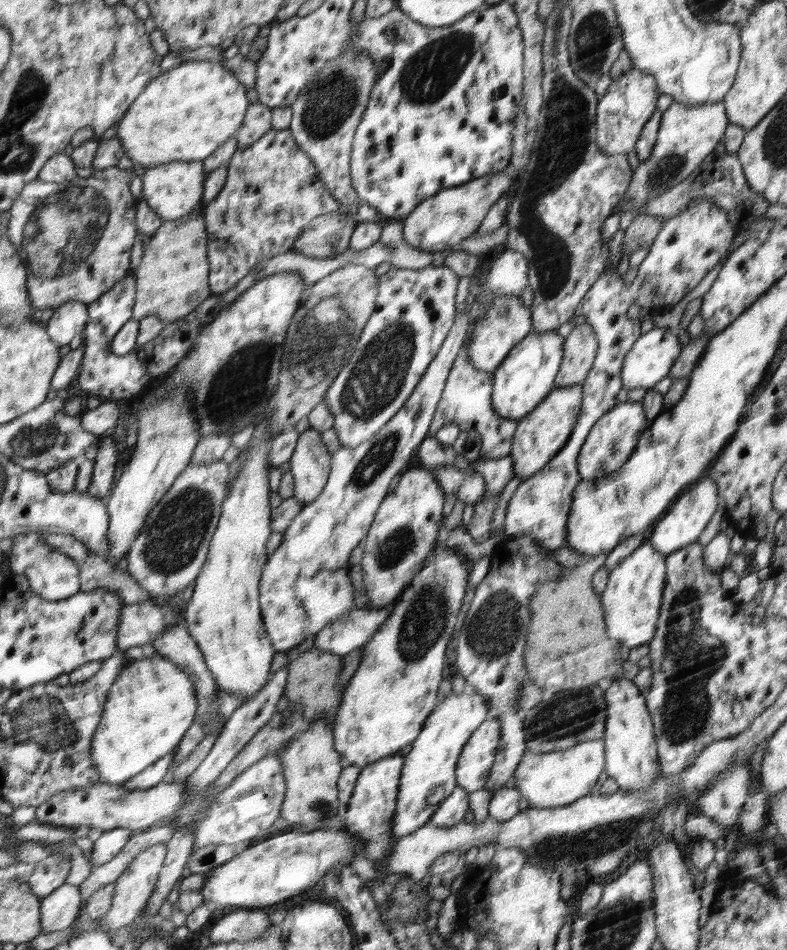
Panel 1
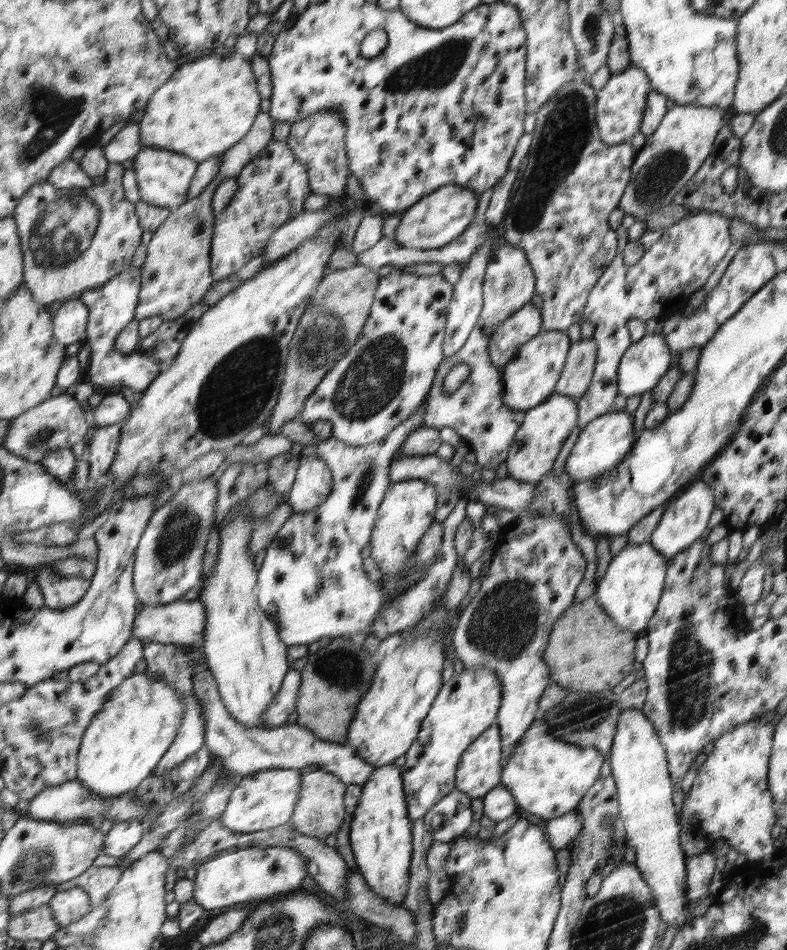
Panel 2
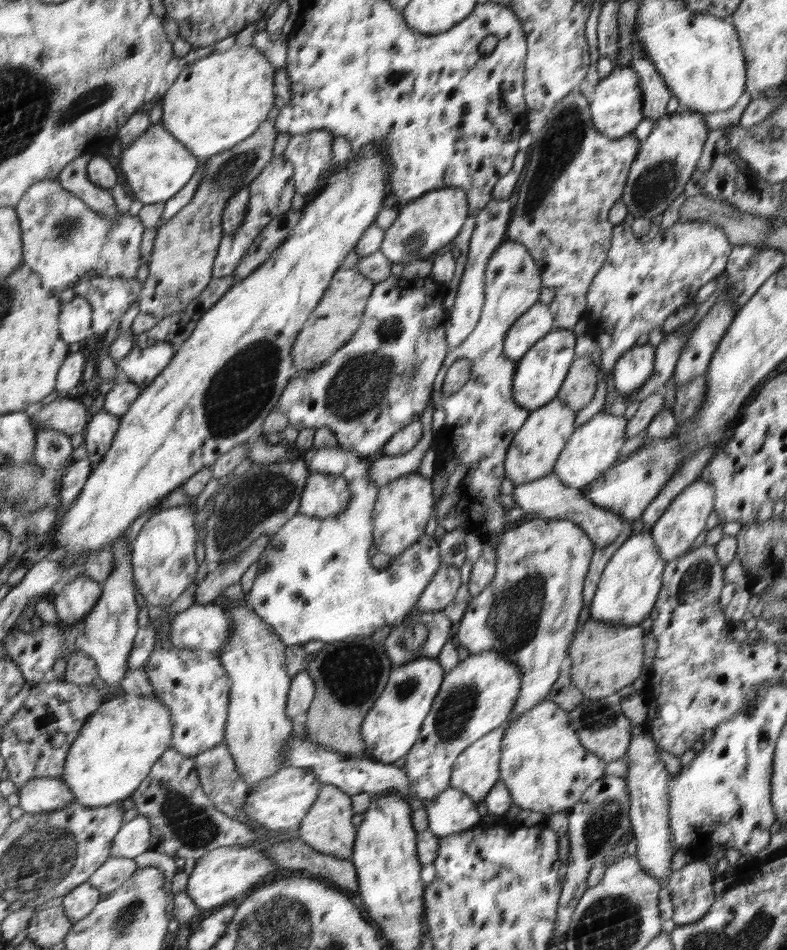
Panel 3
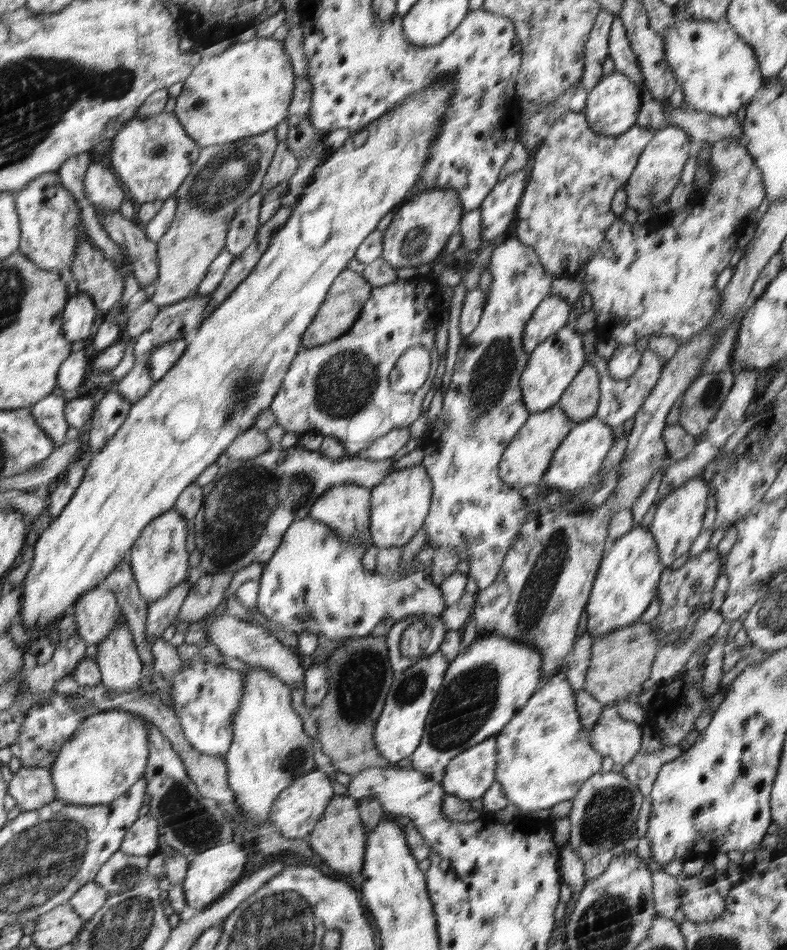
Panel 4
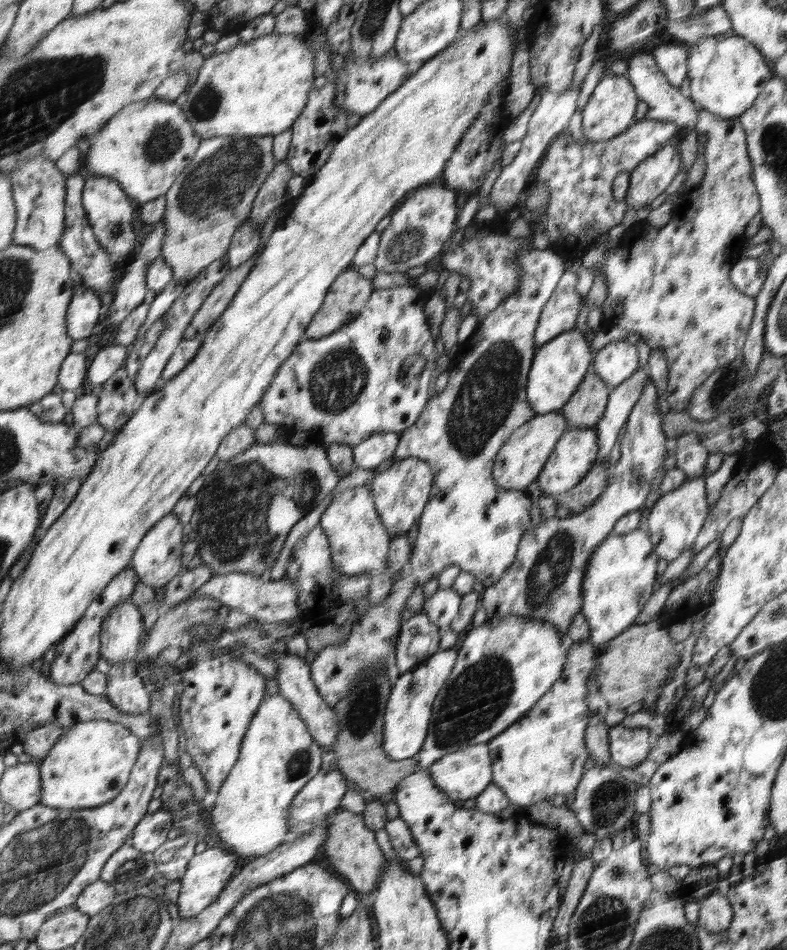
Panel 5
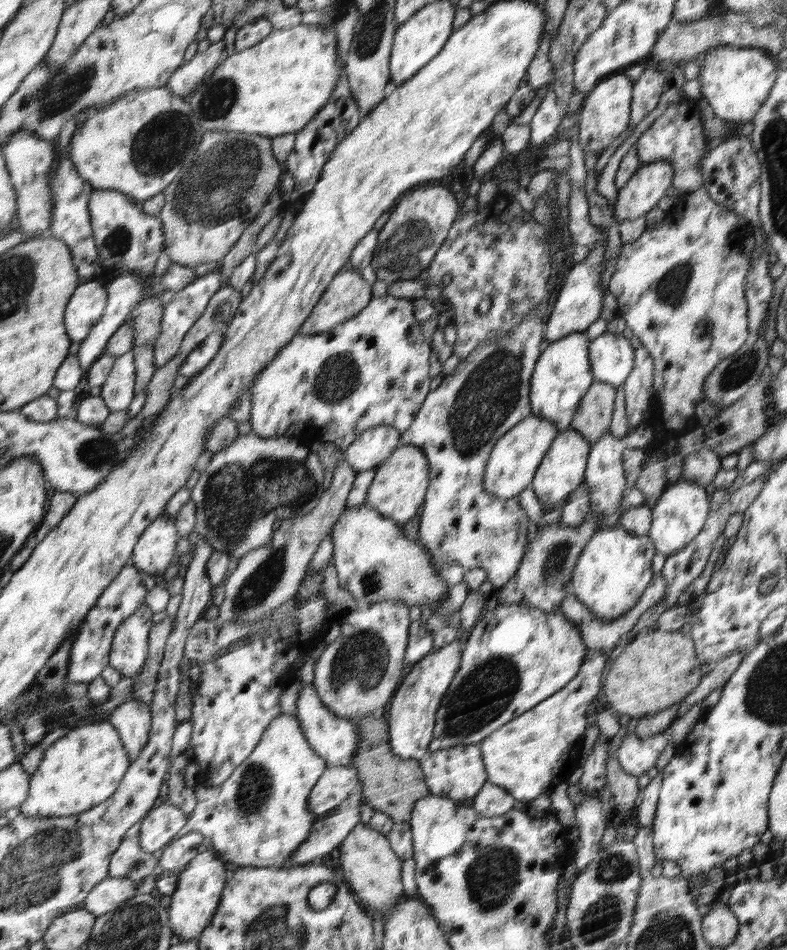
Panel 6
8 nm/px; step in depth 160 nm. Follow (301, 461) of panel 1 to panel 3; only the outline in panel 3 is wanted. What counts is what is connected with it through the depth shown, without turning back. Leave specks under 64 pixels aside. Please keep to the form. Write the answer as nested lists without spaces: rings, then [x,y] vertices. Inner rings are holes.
[[[310,473],[298,513],[318,518],[336,516],[349,501],[349,482],[334,474]]]

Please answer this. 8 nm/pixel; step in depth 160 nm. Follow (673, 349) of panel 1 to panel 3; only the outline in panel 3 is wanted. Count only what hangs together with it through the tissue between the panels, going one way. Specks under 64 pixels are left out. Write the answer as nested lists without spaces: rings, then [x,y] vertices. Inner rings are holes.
[[[650,343],[634,345],[624,353],[612,370],[616,390],[628,396],[646,384],[654,372],[654,358],[656,347]]]

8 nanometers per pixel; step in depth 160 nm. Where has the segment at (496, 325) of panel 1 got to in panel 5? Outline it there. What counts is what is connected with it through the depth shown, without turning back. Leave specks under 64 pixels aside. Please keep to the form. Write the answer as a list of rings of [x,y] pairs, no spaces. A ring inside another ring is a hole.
[[[565,269],[558,281],[556,292],[550,296],[534,334],[534,346],[547,345],[555,337],[574,328],[580,314],[582,300],[576,294],[576,272]]]

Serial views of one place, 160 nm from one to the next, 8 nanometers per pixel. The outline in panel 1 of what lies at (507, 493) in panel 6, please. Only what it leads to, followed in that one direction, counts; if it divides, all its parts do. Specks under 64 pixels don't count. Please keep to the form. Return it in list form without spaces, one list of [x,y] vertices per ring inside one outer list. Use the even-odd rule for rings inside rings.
[[[581,384],[556,387],[548,397],[541,402],[528,416],[518,421],[518,434],[514,434],[514,454],[509,454],[513,460],[515,476],[528,478],[545,468],[550,461],[564,448],[572,436],[576,418],[580,418],[584,408],[584,390]]]

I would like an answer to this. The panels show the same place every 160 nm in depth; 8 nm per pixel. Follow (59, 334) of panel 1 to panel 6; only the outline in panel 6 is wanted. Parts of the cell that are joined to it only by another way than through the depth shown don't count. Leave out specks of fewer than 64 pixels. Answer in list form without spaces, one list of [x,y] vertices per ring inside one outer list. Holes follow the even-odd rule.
[[[93,280],[80,285],[70,302],[66,314],[67,330],[73,342],[83,343],[89,337],[88,330],[101,321],[106,306],[106,288]]]

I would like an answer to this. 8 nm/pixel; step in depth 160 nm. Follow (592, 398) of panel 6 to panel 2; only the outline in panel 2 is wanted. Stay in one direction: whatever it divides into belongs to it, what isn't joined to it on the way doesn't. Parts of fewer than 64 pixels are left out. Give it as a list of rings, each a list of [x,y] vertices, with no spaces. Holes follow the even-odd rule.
[[[580,339],[570,345],[570,362],[566,362],[566,374],[561,374],[562,382],[557,382],[556,392],[571,397],[581,397],[591,383],[594,364],[597,360],[597,343]]]

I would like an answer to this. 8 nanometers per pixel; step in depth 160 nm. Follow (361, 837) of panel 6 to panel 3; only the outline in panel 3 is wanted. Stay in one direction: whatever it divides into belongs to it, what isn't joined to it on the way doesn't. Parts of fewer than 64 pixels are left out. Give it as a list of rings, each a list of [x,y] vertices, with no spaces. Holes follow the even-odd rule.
[[[322,783],[322,794],[318,796],[314,810],[310,810],[310,814],[306,816],[306,822],[302,822],[302,830],[297,832],[298,838],[317,852],[336,856],[338,860],[352,861],[357,842],[357,827],[353,824],[354,816],[352,798],[336,786]]]

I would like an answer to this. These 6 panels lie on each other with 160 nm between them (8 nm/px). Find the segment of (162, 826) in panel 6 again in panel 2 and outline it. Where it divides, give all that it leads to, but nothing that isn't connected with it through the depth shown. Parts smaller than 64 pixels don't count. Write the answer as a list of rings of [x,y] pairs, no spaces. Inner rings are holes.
[[[139,821],[116,823],[105,835],[105,849],[102,854],[114,858],[124,857],[142,840],[146,827]]]

